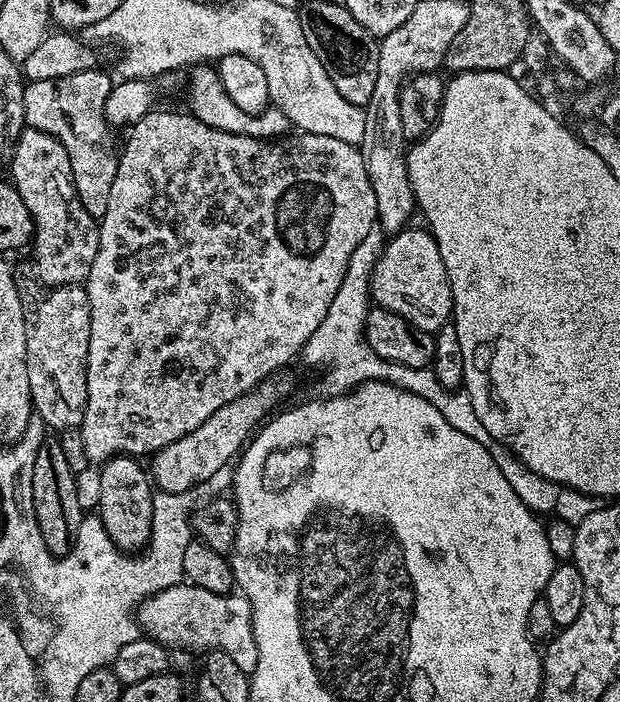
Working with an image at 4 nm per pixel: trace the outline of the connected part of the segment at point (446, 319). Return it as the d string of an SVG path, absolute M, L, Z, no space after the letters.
M405 227L395 233L385 243L384 249L380 251L380 257L372 265L370 300L375 307L385 308L406 318L406 322L418 326L418 330L426 330L435 334L442 326L446 326L451 321L452 287L450 286L450 278L446 274L446 262L442 262L442 254L438 250L438 242L427 227L412 227Z

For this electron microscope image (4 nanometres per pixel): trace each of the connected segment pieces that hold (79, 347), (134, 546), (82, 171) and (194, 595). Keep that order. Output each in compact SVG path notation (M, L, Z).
M17 271L14 286L22 302L26 326L26 378L30 378L30 398L35 415L41 424L62 433L77 427L78 414L84 410L86 390L86 358L90 346L90 302L87 287L78 284L41 284L35 275Z
M112 456L99 465L102 474L102 498L98 515L110 542L129 554L139 553L152 536L154 485L150 472L135 456Z
M93 66L82 70L78 74L70 74L66 78L53 80L29 80L24 85L24 122L29 128L37 128L50 134L62 142L66 150L66 158L70 158L72 181L78 190L78 198L82 206L91 216L102 217L106 214L106 206L110 203L110 186L114 186L114 174L118 174L118 140L112 137L113 125L104 117L106 98L110 94L114 80L104 72L99 72L99 67Z
M181 582L147 596L138 609L138 623L145 637L156 640L169 650L193 648L197 654L217 648L235 662L243 672L252 673L258 664L258 648L254 642L252 607L242 594L214 594L196 584Z

